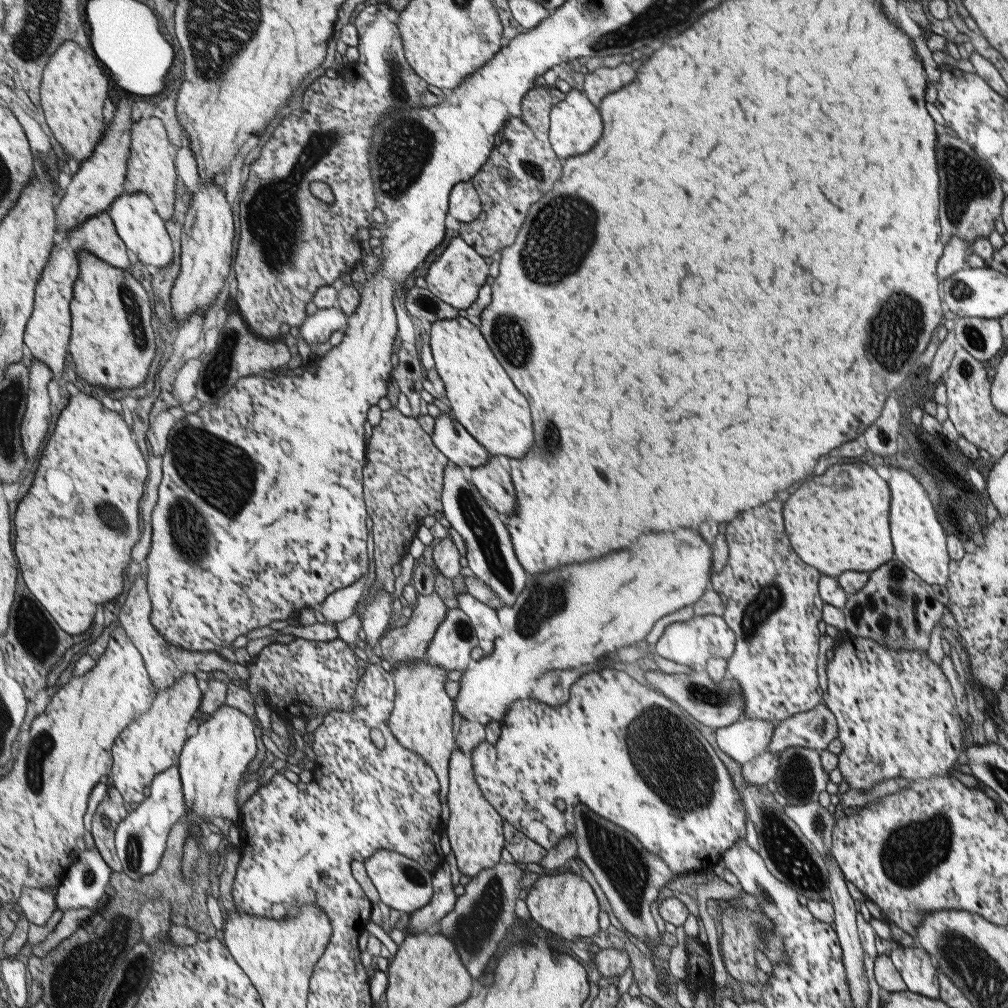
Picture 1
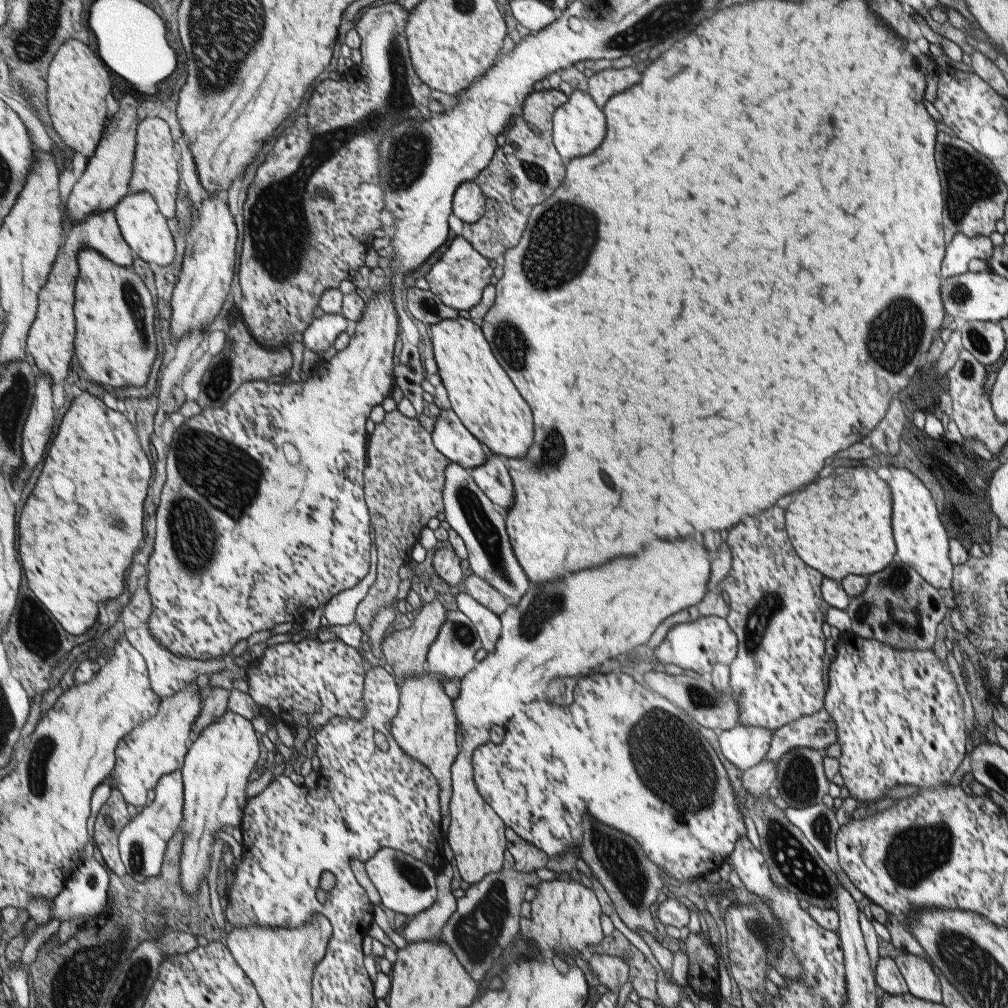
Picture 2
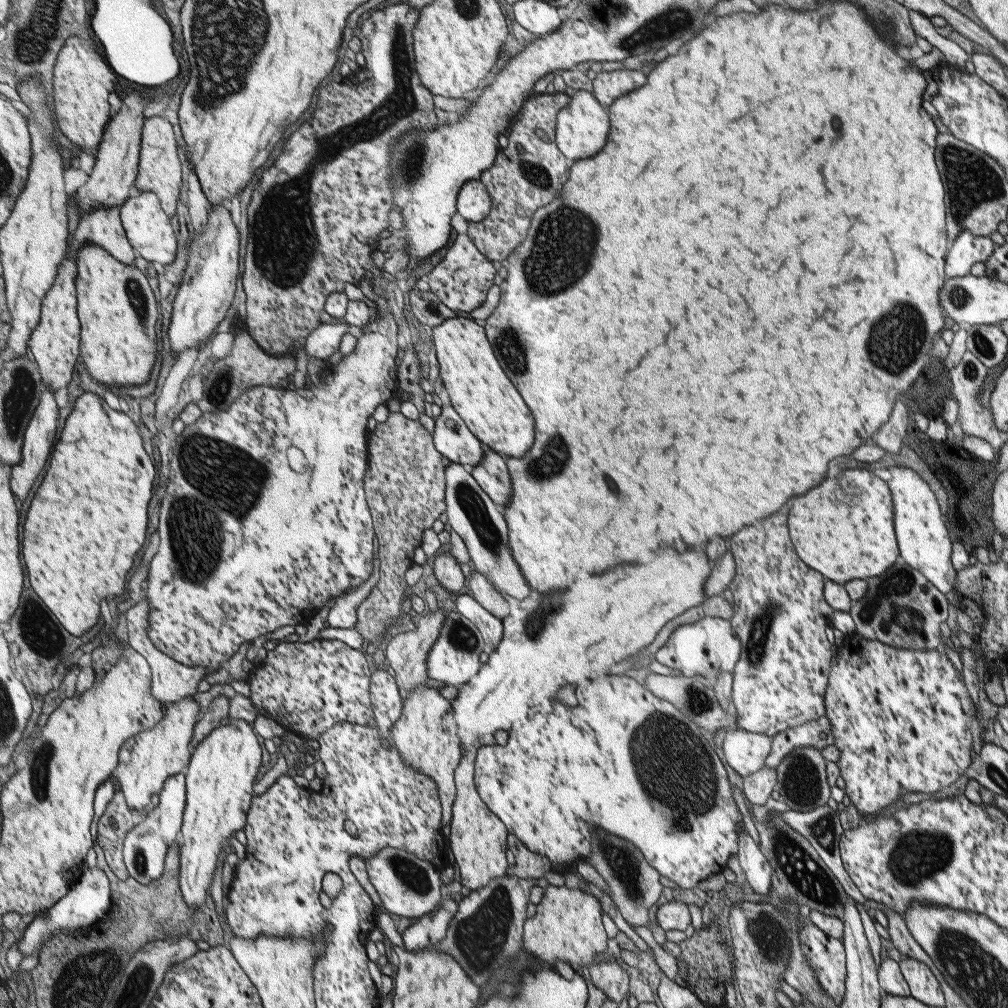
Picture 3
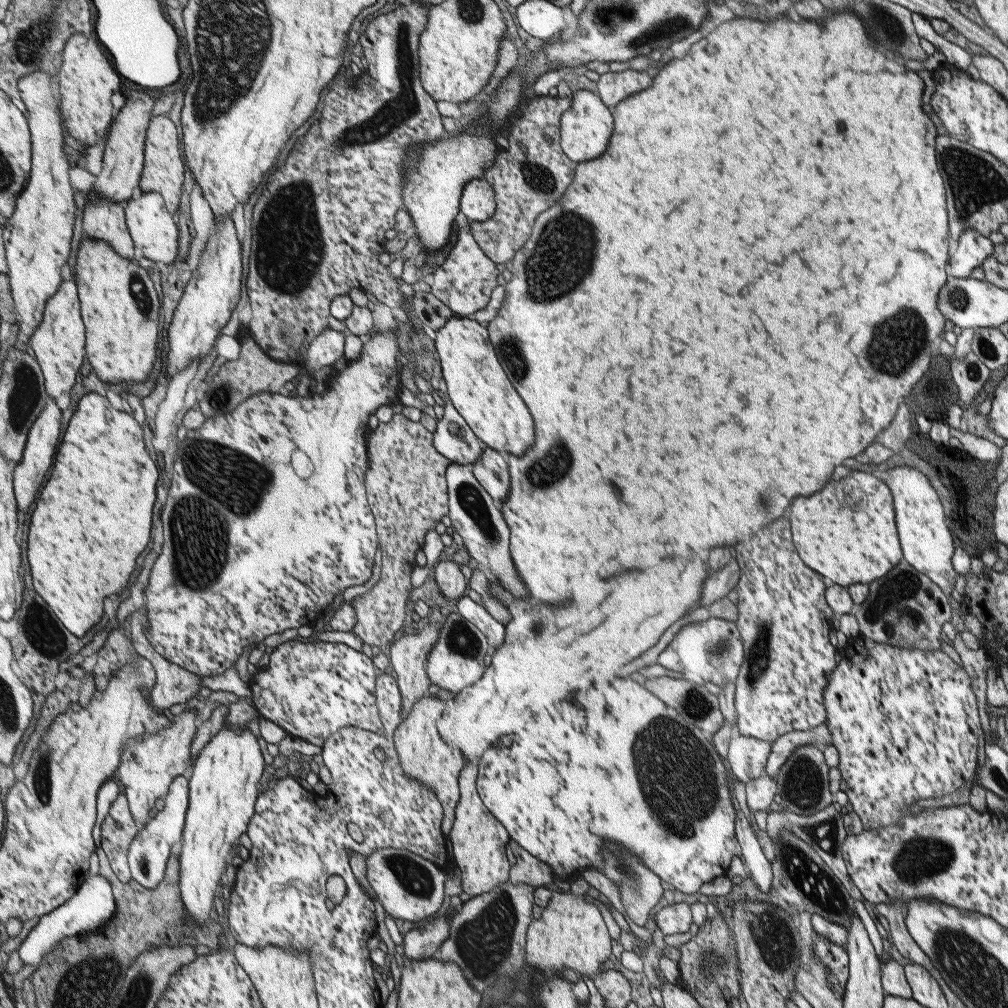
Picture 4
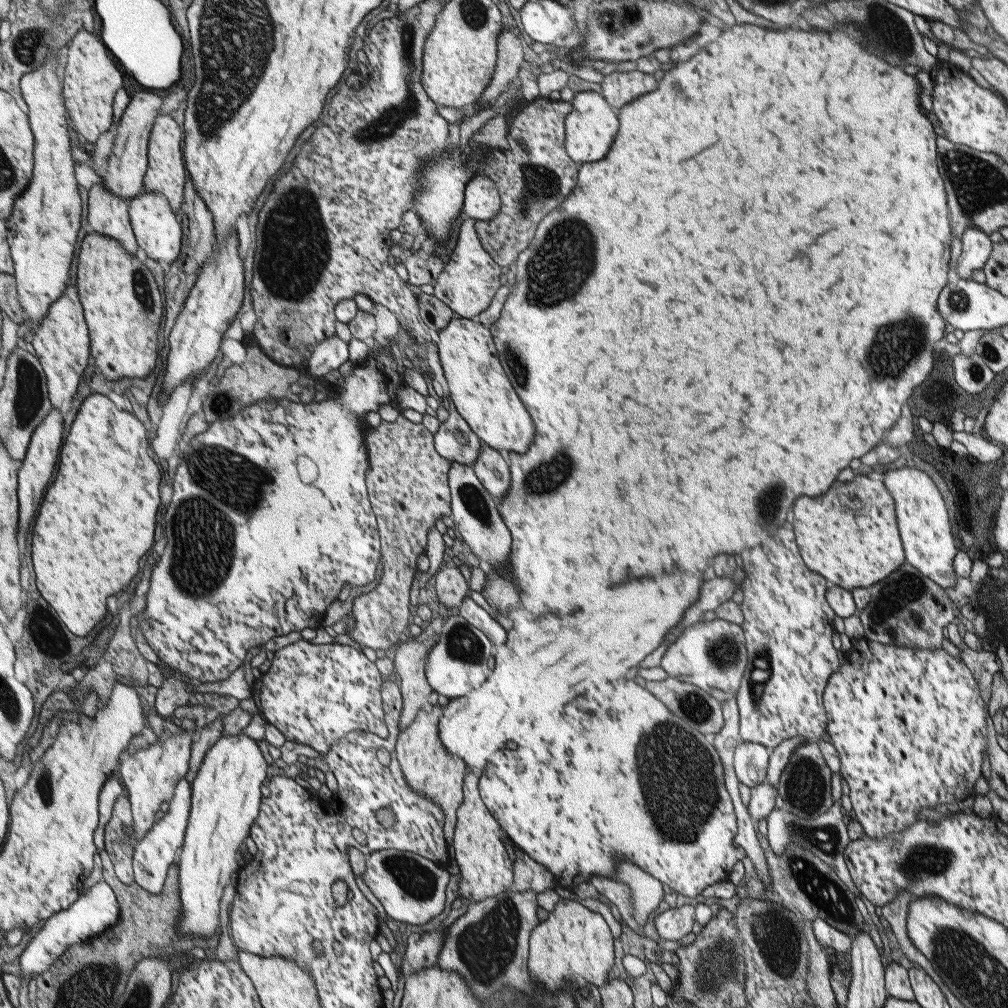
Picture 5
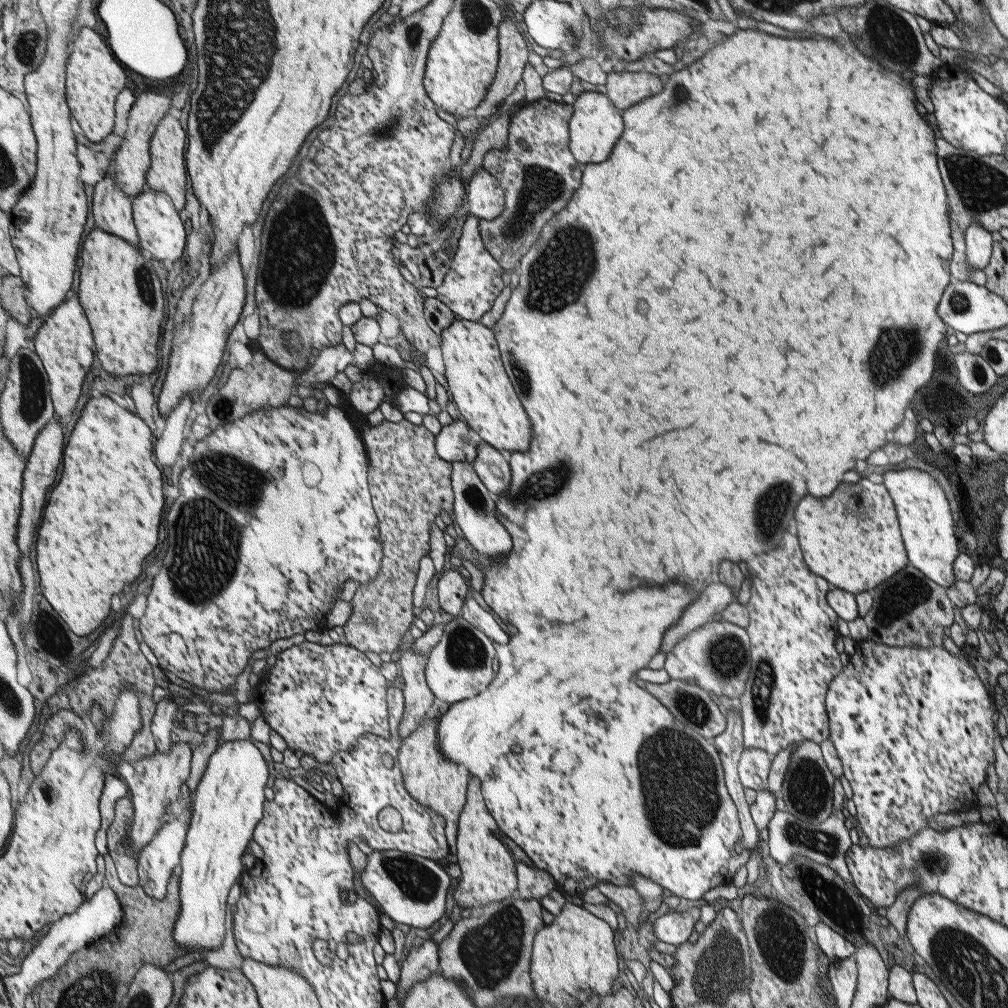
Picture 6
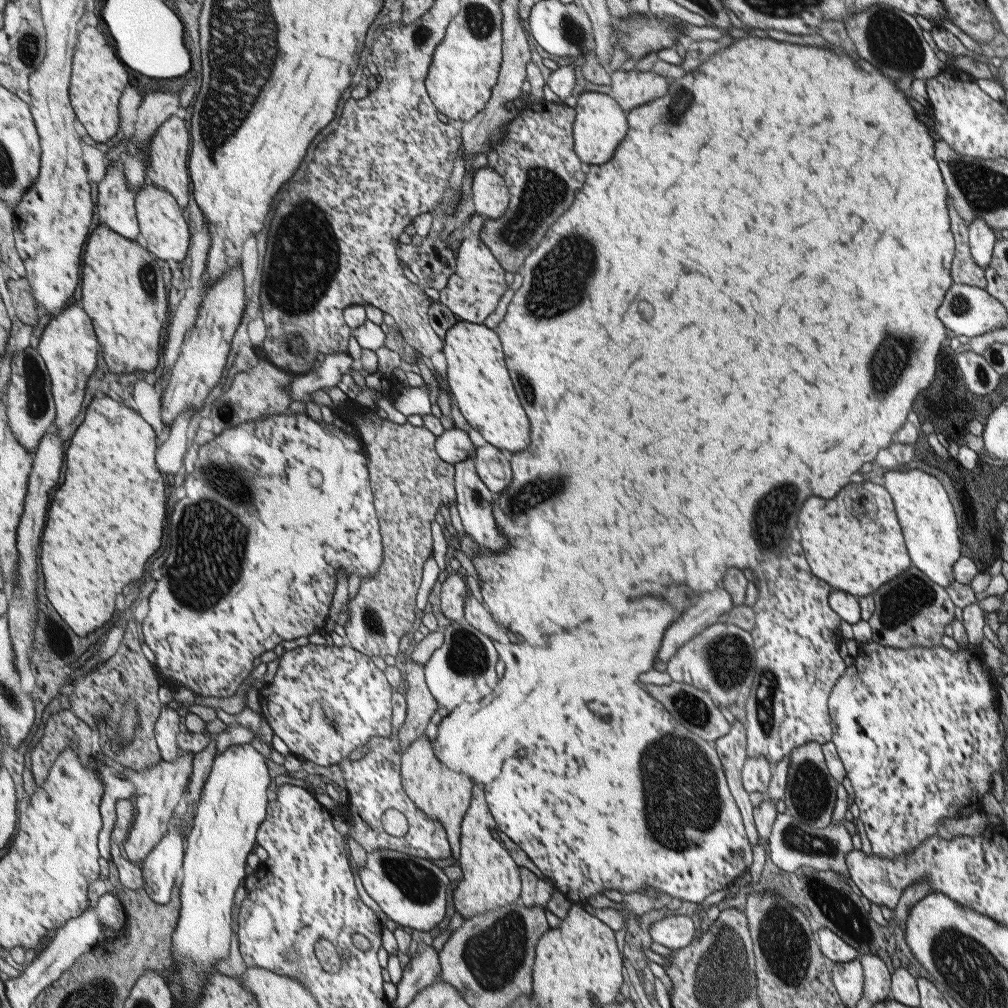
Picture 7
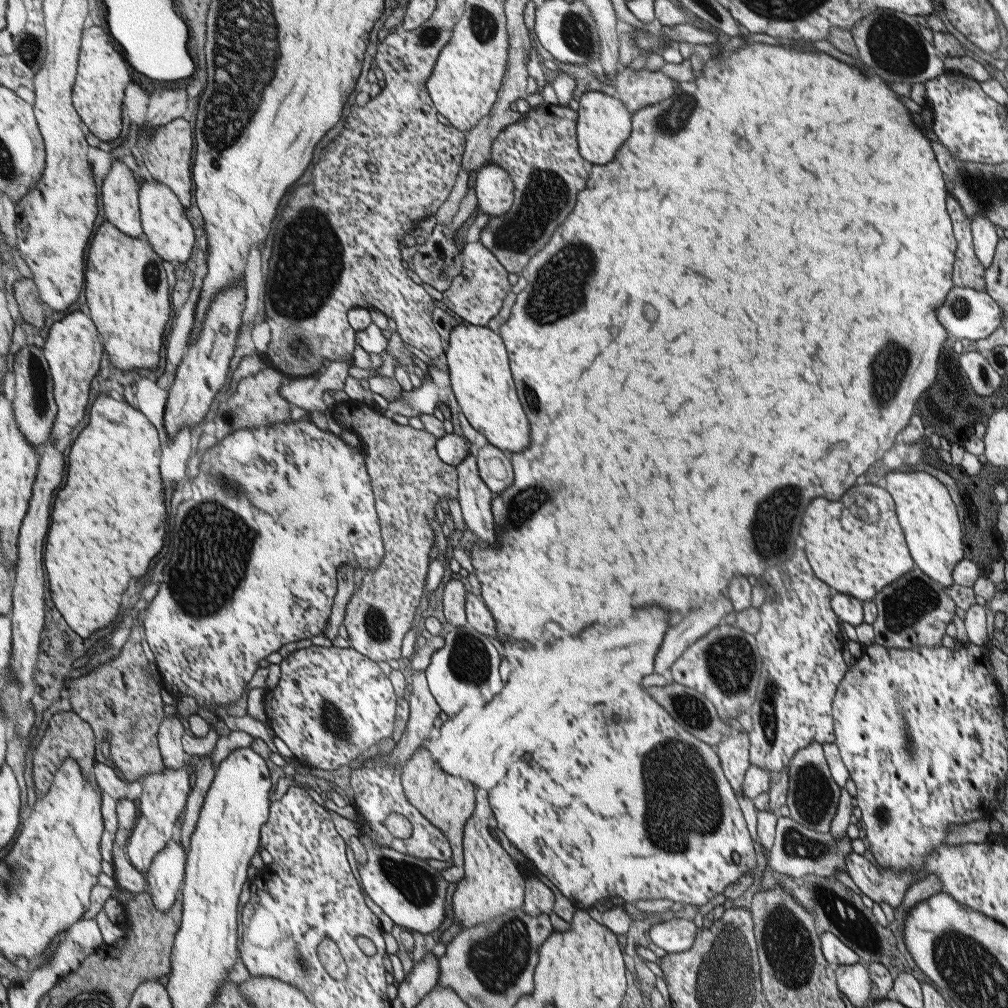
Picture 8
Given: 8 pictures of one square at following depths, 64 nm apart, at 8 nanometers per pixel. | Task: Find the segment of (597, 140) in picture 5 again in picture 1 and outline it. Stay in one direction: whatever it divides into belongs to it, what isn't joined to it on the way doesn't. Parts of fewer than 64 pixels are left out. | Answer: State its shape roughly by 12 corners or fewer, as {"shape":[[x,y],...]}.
{"shape":[[571,89],[551,108],[548,131],[560,160],[601,137],[598,107]]}

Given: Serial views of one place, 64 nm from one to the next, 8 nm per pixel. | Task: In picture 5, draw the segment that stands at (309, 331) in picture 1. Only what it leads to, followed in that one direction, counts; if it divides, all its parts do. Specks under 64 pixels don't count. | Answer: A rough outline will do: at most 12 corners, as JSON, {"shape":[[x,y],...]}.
{"shape":[[330,336],[308,354],[308,370],[318,378],[347,362],[347,345]]}

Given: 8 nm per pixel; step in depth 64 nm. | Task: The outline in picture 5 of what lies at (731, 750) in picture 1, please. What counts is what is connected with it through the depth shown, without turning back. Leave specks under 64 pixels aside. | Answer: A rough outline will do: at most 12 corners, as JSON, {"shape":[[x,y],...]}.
{"shape":[[742,740],[733,751],[740,784],[766,780],[771,750]]}

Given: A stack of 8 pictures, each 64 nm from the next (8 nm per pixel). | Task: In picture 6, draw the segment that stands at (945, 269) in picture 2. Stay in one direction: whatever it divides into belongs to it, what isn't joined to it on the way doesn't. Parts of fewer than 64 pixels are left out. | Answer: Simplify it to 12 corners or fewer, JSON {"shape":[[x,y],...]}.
{"shape":[[972,222],[964,231],[965,260],[983,271],[991,233]]}

